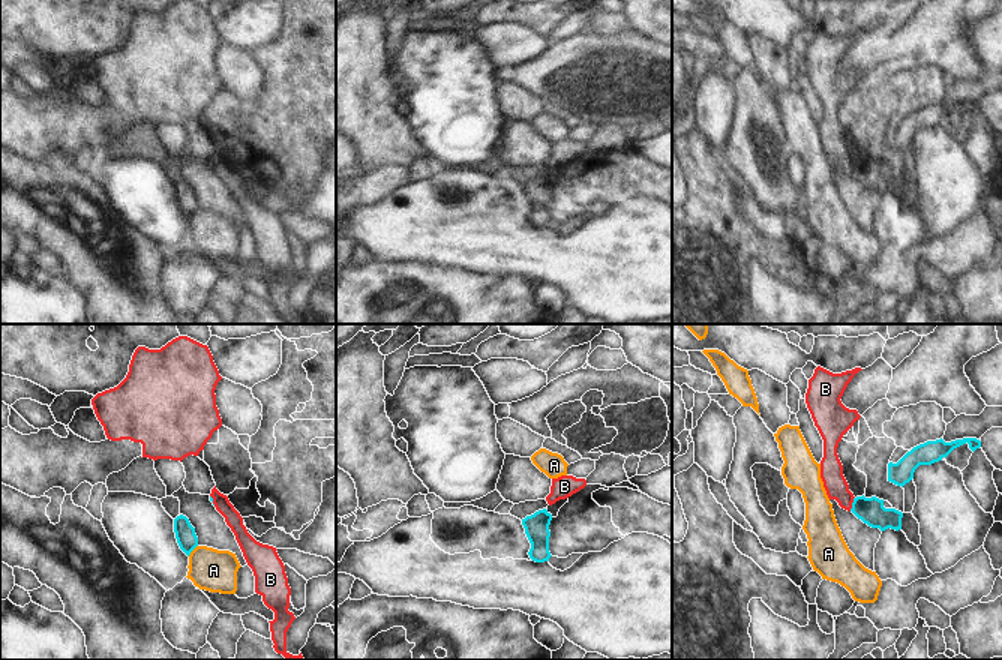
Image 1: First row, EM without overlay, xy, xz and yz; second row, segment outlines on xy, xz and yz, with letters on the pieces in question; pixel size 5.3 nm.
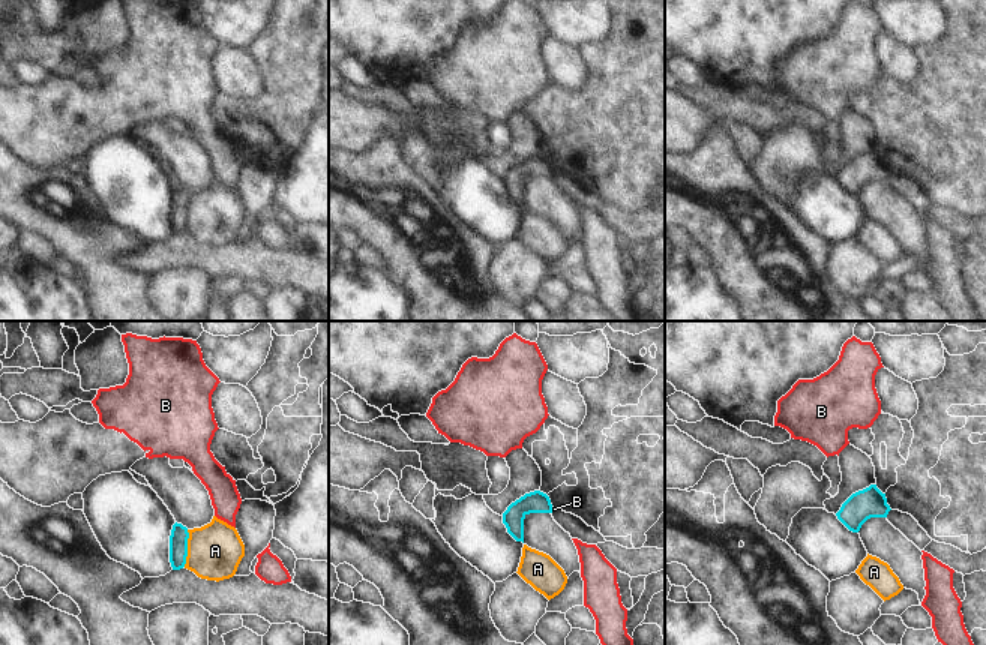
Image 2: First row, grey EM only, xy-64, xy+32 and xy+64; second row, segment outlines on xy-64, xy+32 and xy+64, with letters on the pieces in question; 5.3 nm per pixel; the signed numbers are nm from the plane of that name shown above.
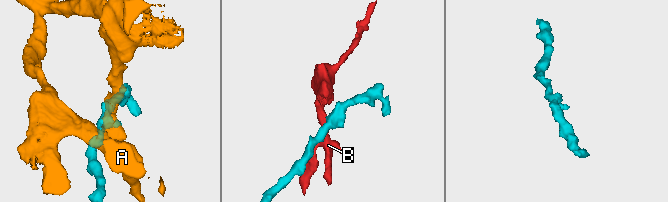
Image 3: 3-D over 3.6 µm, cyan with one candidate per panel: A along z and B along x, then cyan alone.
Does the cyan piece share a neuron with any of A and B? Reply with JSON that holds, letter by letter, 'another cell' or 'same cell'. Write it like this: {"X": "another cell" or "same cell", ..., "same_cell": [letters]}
{"A": "another cell", "B": "another cell", "same_cell": []}

